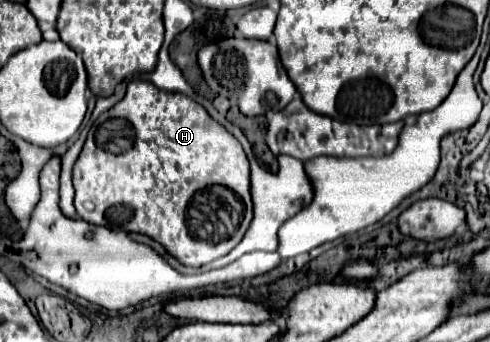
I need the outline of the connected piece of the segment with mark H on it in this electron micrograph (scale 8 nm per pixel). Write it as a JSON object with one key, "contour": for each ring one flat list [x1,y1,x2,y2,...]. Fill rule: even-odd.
{"contour":[[131,81,125,97,115,107,111,107,109,111,99,115,99,119,91,125,87,141,83,145,83,151,73,167,73,185,75,185,75,209,81,215,81,219,85,219,87,223,93,223,93,225,103,225,113,231,121,231,121,233,137,231,137,233,149,235,155,241,159,241,161,245,165,245,165,249,173,257,177,257,183,265,189,265,189,267,201,267,201,265,207,265,207,263,227,255,243,239,243,235,253,219,253,203,251,203,251,193,249,193,251,191,249,161,247,161,247,155,245,155,241,143,191,97,187,97,183,93,163,91,149,81]]}

